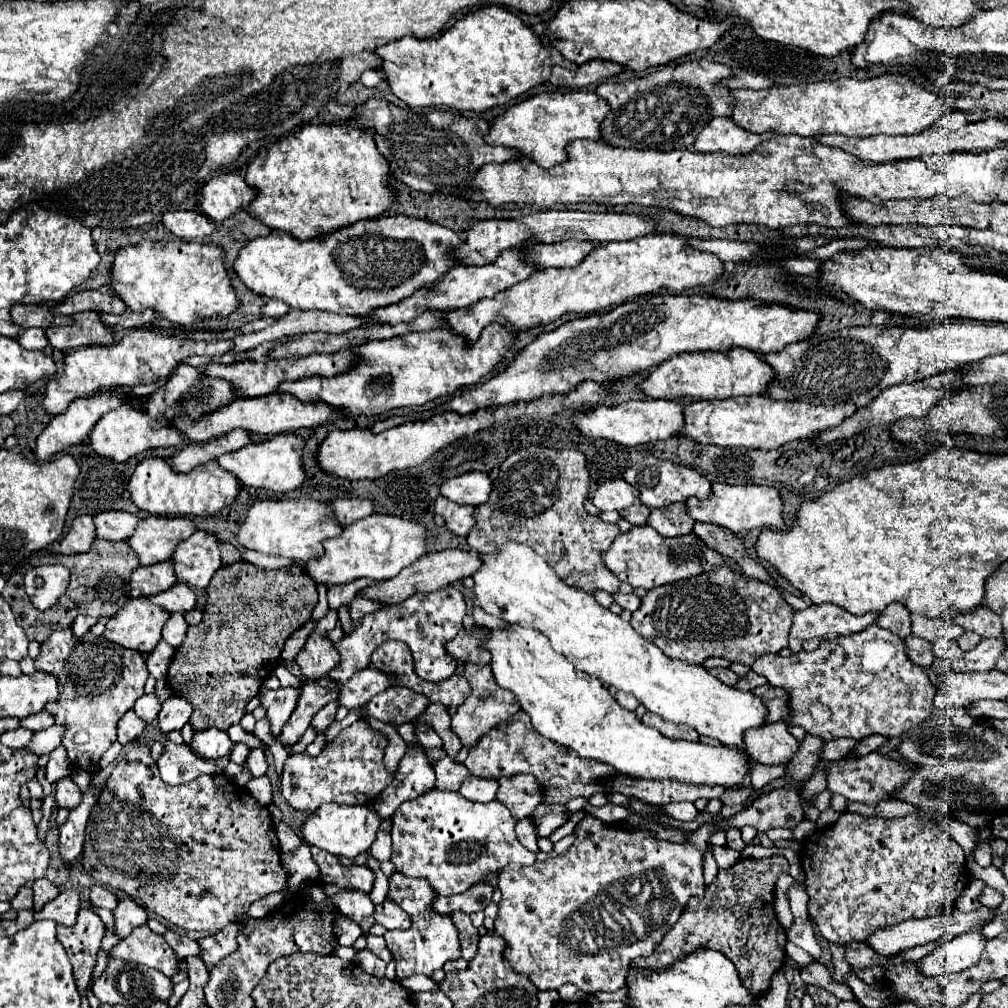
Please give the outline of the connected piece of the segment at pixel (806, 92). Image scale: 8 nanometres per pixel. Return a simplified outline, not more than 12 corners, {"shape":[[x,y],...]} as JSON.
{"shape":[[900,74],[730,90],[762,134],[918,134],[950,112]]}

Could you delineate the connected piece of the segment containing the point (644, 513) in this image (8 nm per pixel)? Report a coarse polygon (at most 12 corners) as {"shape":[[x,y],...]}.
{"shape":[[632,504],[620,510],[620,518],[632,526],[642,526],[650,516],[644,504]]}

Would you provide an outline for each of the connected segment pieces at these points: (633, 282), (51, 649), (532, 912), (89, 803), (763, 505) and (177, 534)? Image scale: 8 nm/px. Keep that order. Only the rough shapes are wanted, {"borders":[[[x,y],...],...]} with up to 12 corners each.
{"borders":[[[684,236],[598,246],[580,266],[448,310],[474,344],[602,312],[658,288],[706,286],[722,262]],[[52,632],[36,670],[74,768],[100,770],[118,720],[144,694],[140,652]],[[798,790],[686,844],[584,816],[504,866],[492,932],[538,990],[616,992],[692,896],[714,826],[794,828]],[[88,788],[76,810],[58,826],[64,866],[82,852],[84,828],[98,798]],[[712,484],[688,516],[744,534],[784,528],[772,486]],[[150,516],[126,542],[140,564],[170,560],[196,528],[188,518]]]}

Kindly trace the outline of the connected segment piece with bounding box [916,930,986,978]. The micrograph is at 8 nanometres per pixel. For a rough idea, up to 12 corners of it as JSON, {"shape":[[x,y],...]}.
{"shape":[[980,930],[936,946],[916,962],[926,978],[962,972],[980,960]]}

